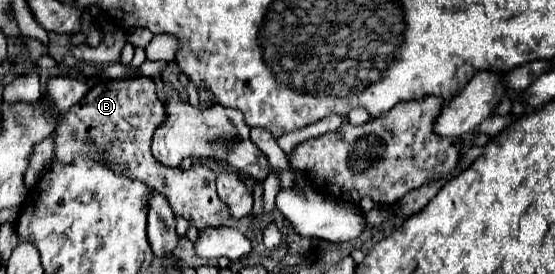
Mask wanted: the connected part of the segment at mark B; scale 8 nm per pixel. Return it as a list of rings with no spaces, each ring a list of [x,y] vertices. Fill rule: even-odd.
[[[131,77],[131,79],[105,79],[89,89],[89,93],[63,113],[63,121],[57,125],[55,139],[55,159],[71,161],[75,153],[89,151],[83,145],[83,139],[93,139],[99,149],[109,151],[109,159],[115,167],[123,169],[129,177],[135,177],[147,187],[163,193],[175,215],[183,215],[193,221],[197,229],[205,229],[207,225],[225,225],[229,219],[227,205],[219,199],[215,191],[215,173],[207,165],[193,165],[191,169],[181,167],[165,167],[151,153],[151,137],[153,131],[163,121],[163,103],[155,93],[155,83],[149,77]]]

